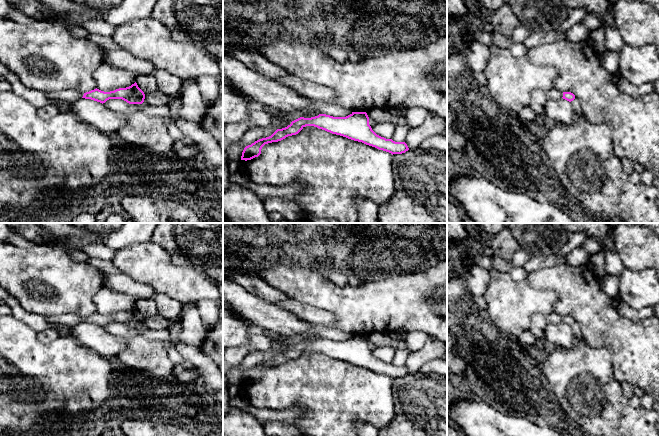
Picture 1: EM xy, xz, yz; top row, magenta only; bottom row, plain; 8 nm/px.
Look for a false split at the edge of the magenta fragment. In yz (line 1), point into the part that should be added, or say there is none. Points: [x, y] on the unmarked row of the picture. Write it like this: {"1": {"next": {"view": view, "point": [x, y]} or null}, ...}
{"1": {"next": null}}

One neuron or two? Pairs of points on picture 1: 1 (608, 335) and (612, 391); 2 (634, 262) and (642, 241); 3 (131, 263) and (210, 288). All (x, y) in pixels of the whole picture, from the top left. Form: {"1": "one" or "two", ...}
{"1": "two", "2": "one", "3": "one"}

